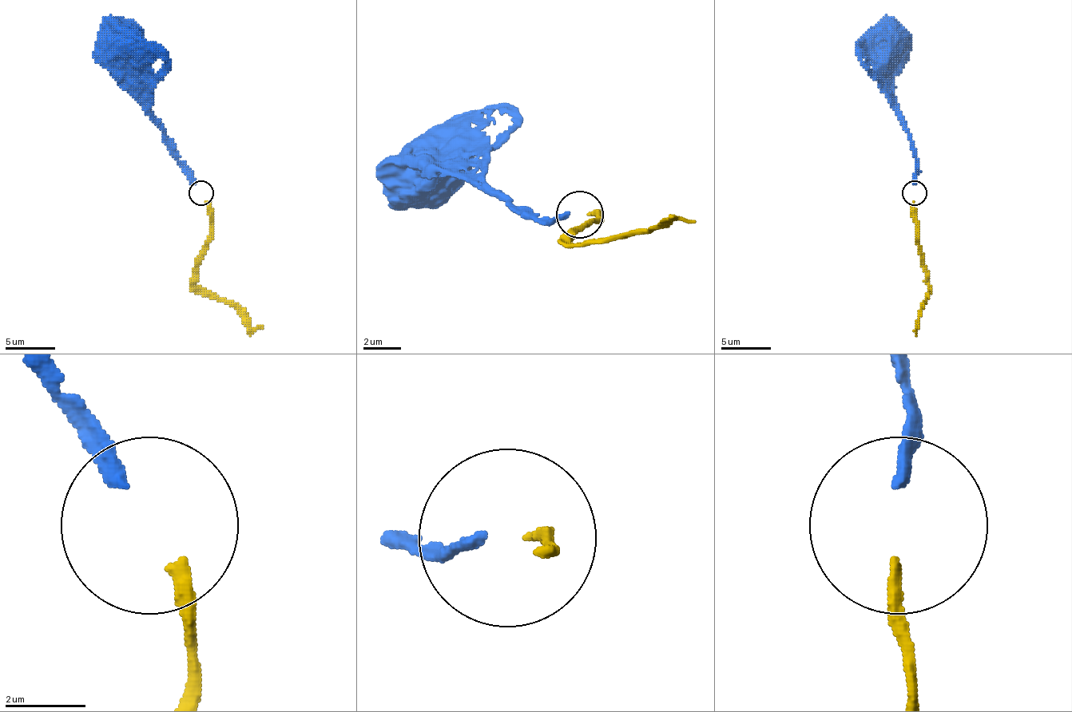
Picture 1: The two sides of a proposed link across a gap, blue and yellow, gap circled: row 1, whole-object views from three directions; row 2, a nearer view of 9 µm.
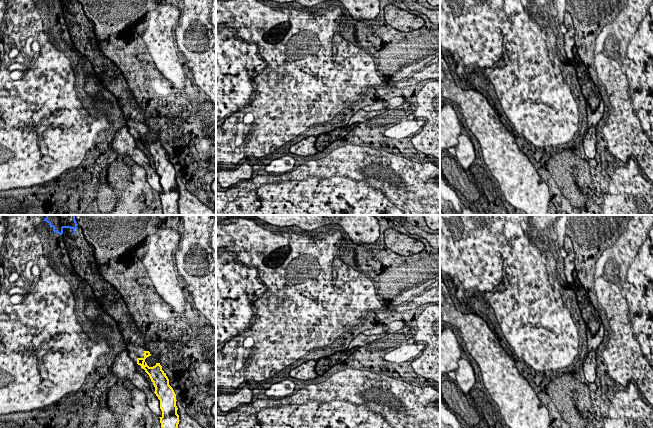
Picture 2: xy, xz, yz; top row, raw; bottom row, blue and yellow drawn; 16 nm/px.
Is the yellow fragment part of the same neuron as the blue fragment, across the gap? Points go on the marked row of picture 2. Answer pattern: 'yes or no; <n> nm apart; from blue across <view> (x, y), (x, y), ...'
yes; 2200 nm apart; from blue across xy (74, 233), (144, 351)

